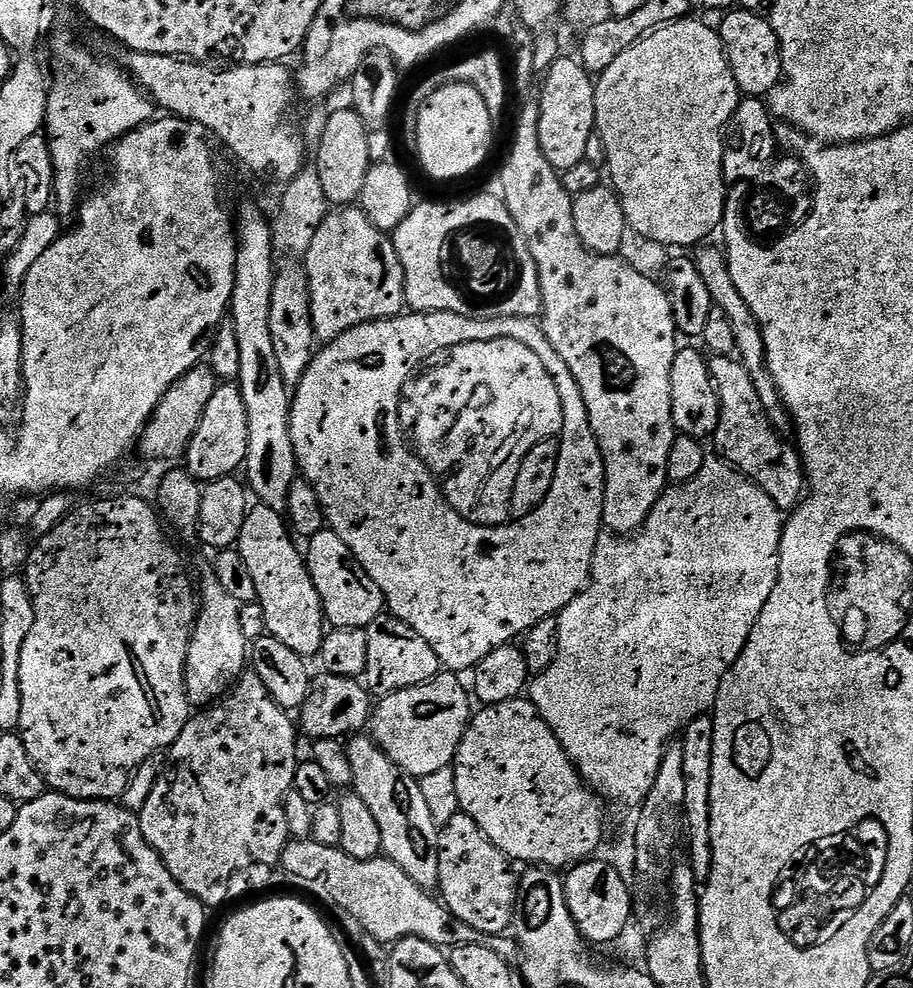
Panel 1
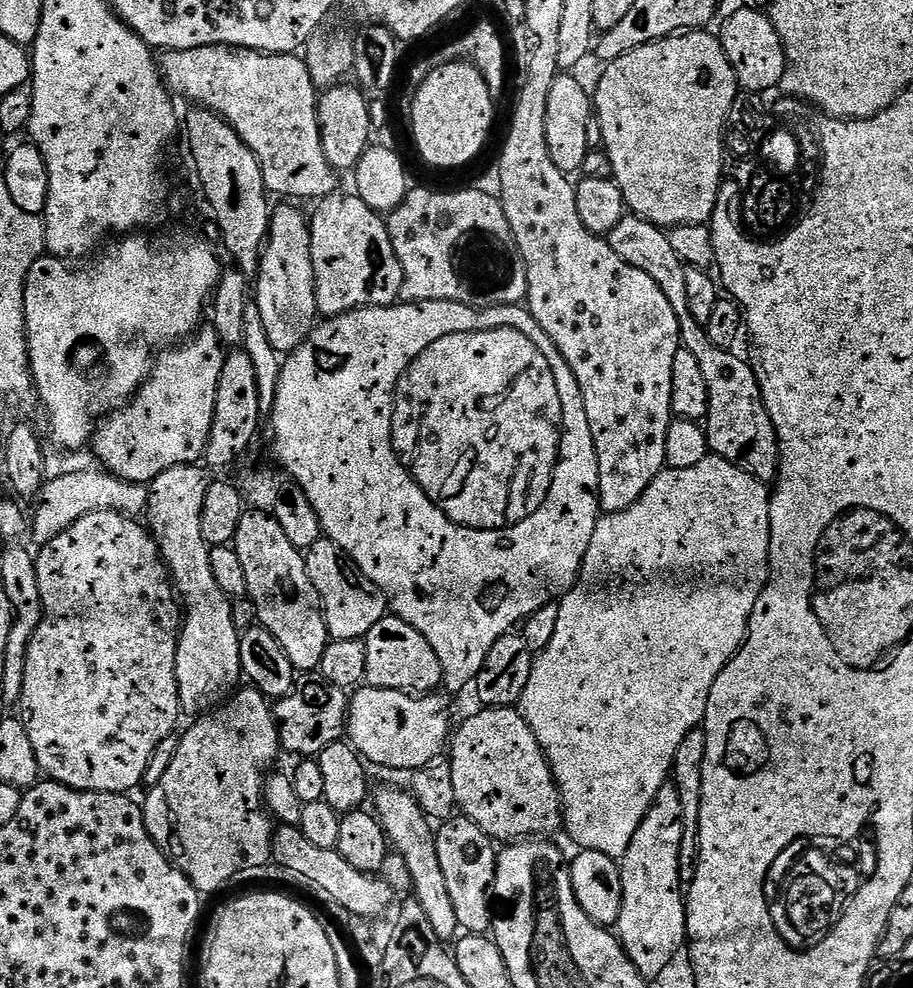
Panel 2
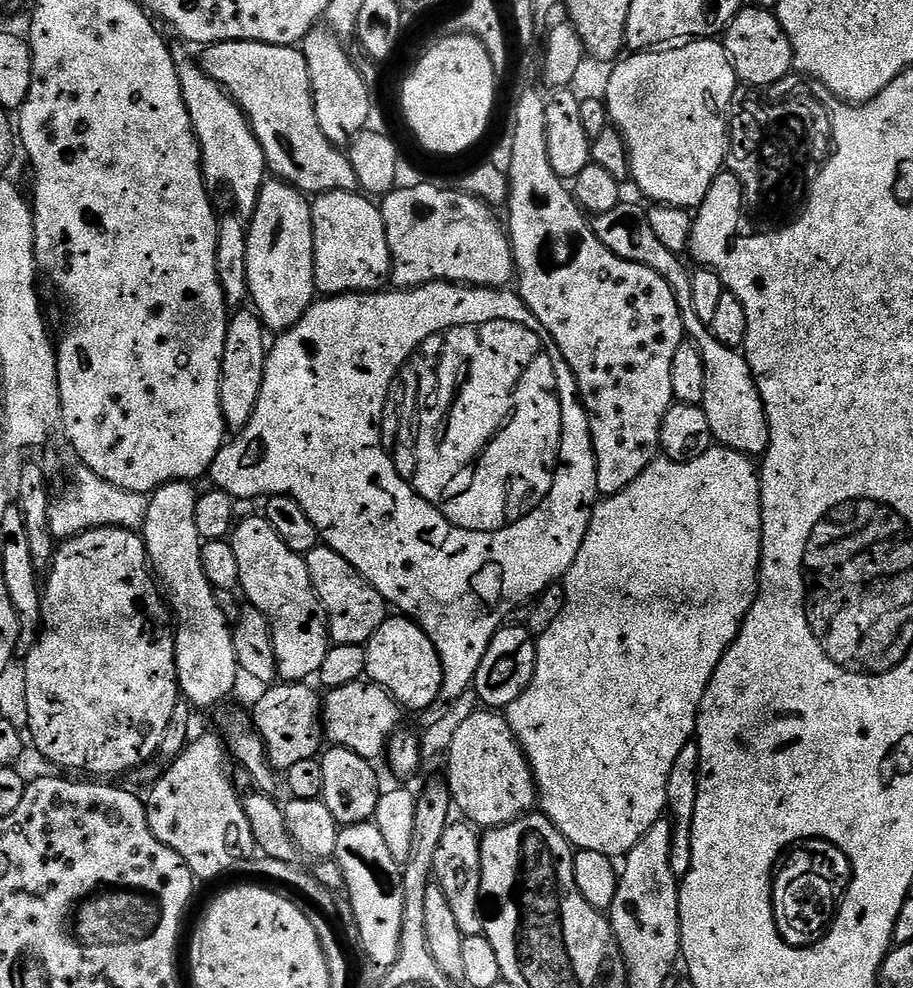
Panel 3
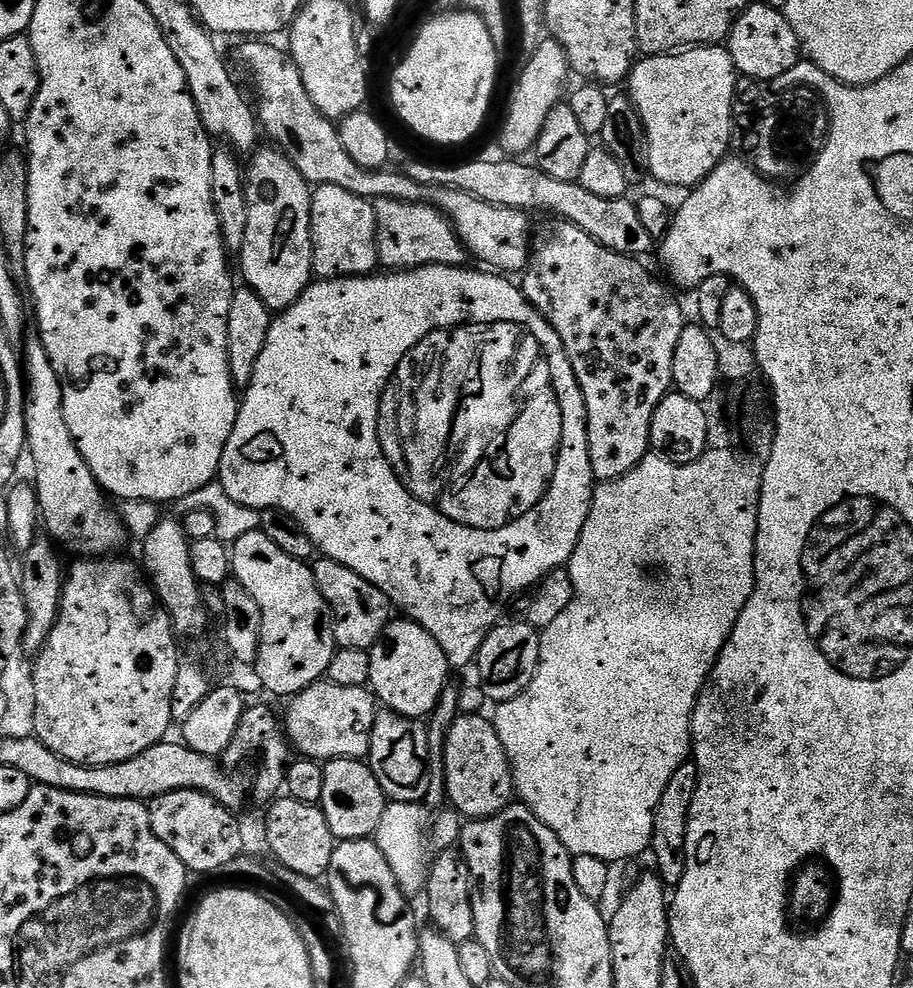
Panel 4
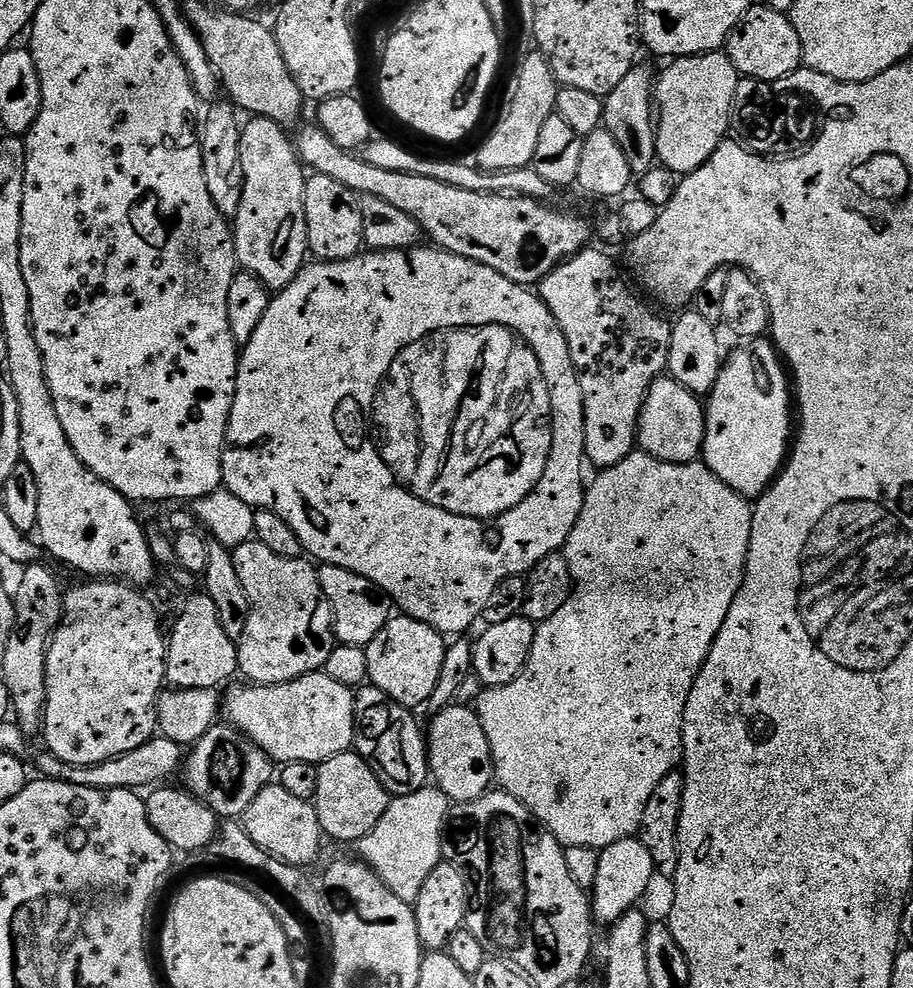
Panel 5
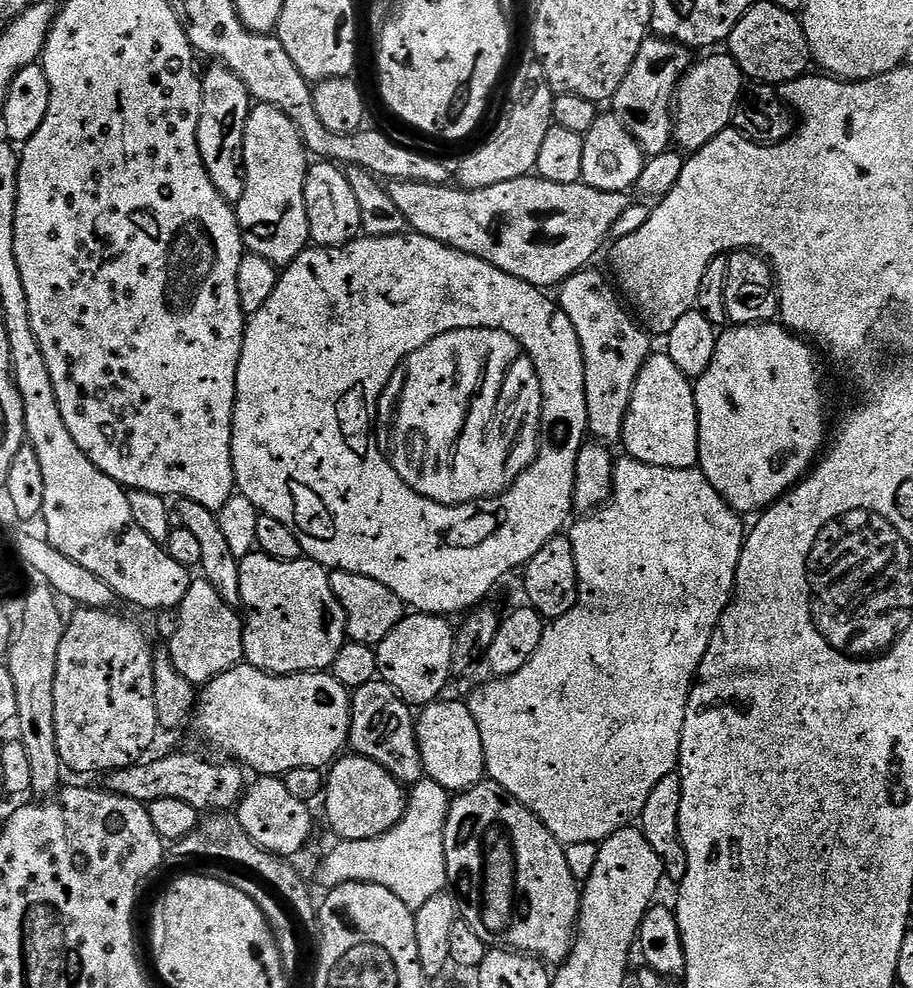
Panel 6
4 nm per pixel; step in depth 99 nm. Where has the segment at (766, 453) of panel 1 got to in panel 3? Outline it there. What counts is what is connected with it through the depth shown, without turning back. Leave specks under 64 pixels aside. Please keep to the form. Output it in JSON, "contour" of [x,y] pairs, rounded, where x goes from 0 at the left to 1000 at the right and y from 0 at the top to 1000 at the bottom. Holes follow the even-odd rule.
{"contour":[[[680,204],[673,209],[673,213],[664,213],[664,217],[652,220],[647,224],[647,229],[659,249],[677,257],[677,261],[699,265],[716,273],[716,277],[721,277],[736,290],[749,327],[749,339],[769,358],[773,374],[773,399],[769,412],[773,419],[773,427],[778,427],[781,446],[788,452],[811,457],[814,462],[836,463],[841,453],[841,424],[837,418],[837,408],[830,399],[830,391],[826,387],[814,355],[791,350],[791,346],[782,342],[779,331],[771,328],[769,322],[765,322],[765,317],[760,315],[756,271],[745,264],[748,262],[742,256],[729,253],[729,248],[719,240],[712,229],[709,214],[704,210],[701,212],[697,206]]]}

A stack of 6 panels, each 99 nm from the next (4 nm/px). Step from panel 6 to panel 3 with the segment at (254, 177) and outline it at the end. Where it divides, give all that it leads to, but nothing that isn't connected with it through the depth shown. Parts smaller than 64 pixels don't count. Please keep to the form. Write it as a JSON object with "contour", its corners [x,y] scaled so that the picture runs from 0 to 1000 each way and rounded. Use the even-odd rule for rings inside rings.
{"contour":[[[290,181],[272,227],[269,273],[275,311],[295,337],[313,336],[333,321],[347,299],[345,268],[341,205],[310,182]]]}

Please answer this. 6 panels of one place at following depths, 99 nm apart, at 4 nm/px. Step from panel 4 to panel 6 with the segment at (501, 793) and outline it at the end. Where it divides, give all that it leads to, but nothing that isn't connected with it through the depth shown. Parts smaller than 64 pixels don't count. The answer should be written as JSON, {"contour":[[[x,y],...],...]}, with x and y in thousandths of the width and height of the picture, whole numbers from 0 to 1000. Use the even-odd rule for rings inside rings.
{"contour":[[[507,707],[490,709],[459,718],[455,726],[456,750],[465,786],[480,791],[492,804],[503,804],[531,788],[528,743],[524,743],[524,735]]]}

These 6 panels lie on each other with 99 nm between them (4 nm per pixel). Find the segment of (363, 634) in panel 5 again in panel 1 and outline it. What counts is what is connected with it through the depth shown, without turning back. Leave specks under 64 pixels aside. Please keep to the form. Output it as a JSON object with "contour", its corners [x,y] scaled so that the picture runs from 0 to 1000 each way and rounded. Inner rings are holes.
{"contour":[[[356,532],[348,540],[336,544],[335,551],[337,580],[353,605],[355,627],[364,636],[401,638],[410,626],[422,622],[421,598],[412,592],[410,585],[405,585],[405,581],[401,581],[401,577],[396,577],[383,553],[379,553],[368,538]]]}

